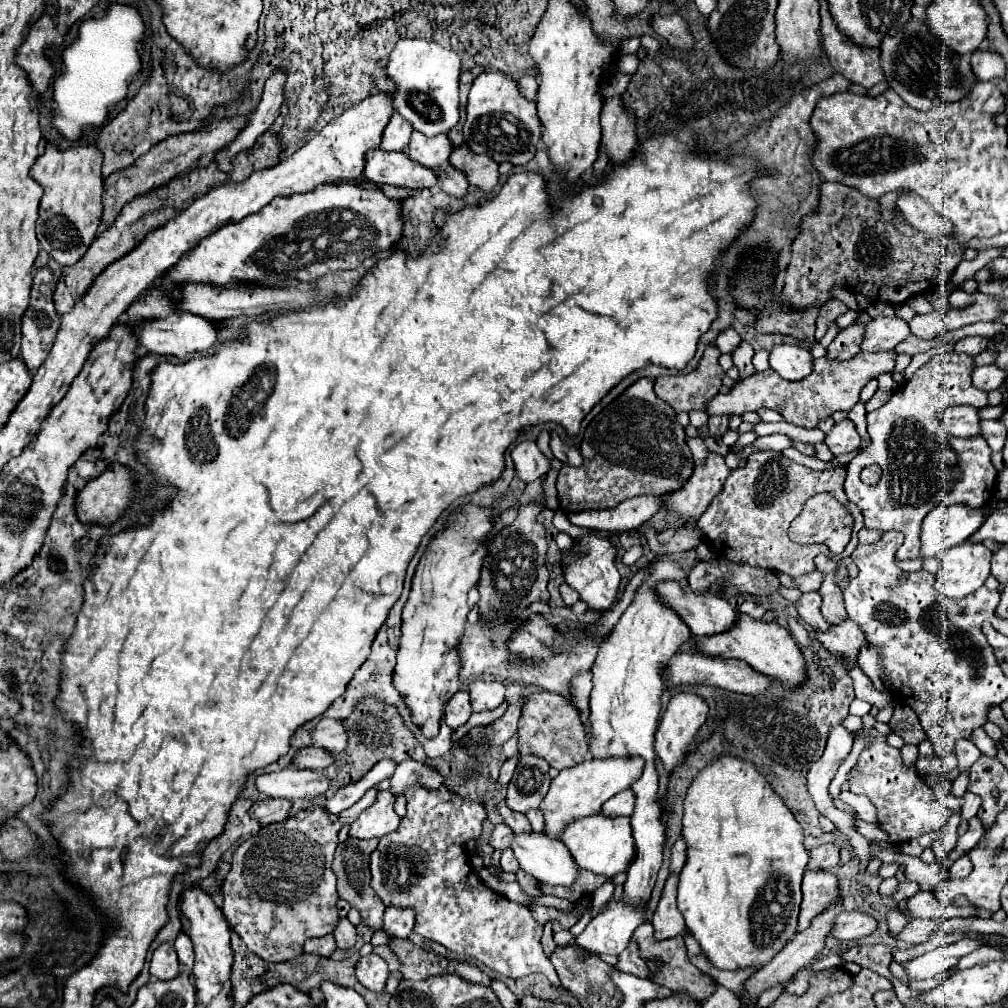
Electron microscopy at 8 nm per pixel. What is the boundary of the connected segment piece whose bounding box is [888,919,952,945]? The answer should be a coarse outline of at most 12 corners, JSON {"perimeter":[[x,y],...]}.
{"perimeter":[[910,919],[890,937],[906,945],[926,943],[936,927],[952,927],[942,919]]}

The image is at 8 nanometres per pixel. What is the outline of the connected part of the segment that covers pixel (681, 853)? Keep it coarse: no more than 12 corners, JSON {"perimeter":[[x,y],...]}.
{"perimeter":[[686,842],[671,848],[670,874],[679,874],[686,862]]}

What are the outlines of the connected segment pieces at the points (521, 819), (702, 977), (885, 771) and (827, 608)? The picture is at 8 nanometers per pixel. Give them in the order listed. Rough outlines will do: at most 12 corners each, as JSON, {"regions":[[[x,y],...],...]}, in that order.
{"regions":[[[504,801],[496,805],[514,833],[530,831],[526,815],[514,813]],[[652,925],[634,931],[642,959],[662,961],[652,981],[708,999],[718,983],[686,961],[682,935],[656,943]],[[874,727],[848,773],[900,845],[942,829],[950,809]],[[832,575],[818,589],[828,623],[846,619],[842,591]]]}

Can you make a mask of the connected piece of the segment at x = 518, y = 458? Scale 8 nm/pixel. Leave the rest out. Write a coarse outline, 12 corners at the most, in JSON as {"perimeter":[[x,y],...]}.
{"perimeter":[[530,441],[512,451],[516,473],[524,483],[544,477],[550,461]]}

